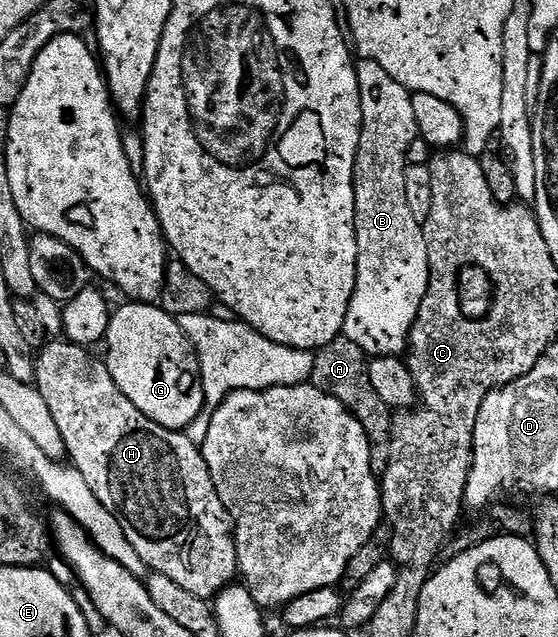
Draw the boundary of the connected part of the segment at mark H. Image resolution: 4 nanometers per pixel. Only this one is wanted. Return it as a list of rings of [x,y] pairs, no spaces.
[[[48,341],[39,348],[38,354],[35,356],[36,381],[34,385],[42,393],[46,406],[50,408],[50,413],[54,413],[58,433],[62,433],[62,441],[68,450],[67,458],[70,460],[71,466],[75,467],[78,473],[82,473],[86,485],[90,485],[96,500],[121,523],[126,540],[130,541],[130,545],[134,547],[134,552],[137,553],[141,564],[145,563],[153,572],[168,577],[187,592],[194,594],[195,597],[207,601],[215,600],[224,588],[233,586],[234,580],[237,578],[236,537],[232,529],[232,521],[228,517],[228,509],[222,505],[222,501],[218,497],[218,489],[214,489],[214,481],[210,477],[210,469],[204,460],[203,450],[198,446],[197,440],[195,443],[194,440],[187,439],[184,431],[171,431],[150,421],[150,417],[142,414],[134,405],[134,401],[130,401],[130,397],[126,397],[122,393],[122,389],[118,389],[114,377],[110,377],[107,362],[103,358],[92,359],[92,354],[93,352],[89,348],[79,347],[77,343]]]

